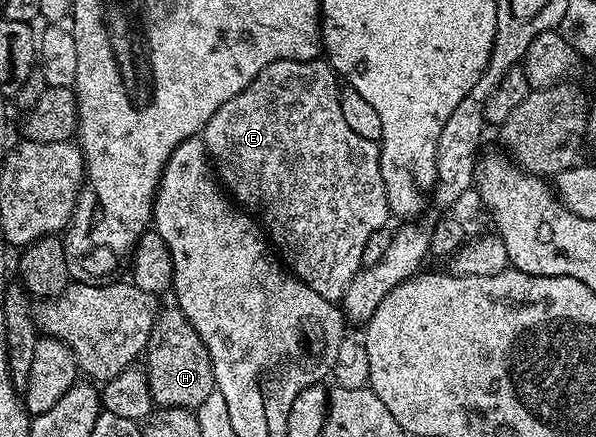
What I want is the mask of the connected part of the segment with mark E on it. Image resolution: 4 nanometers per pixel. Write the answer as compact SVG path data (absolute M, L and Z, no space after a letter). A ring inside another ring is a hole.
M280 60L268 64L244 92L232 96L228 104L224 104L208 120L205 130L200 135L206 144L206 152L210 155L210 161L220 179L221 185L232 195L233 201L239 207L245 208L260 223L267 239L272 243L273 249L280 255L281 261L292 271L294 277L302 279L312 292L324 296L324 300L337 303L342 294L348 288L352 276L362 266L364 256L364 244L368 244L368 236L372 232L383 229L386 221L391 221L390 205L386 195L384 176L380 176L380 146L372 140L364 140L364 136L356 136L348 123L344 121L344 115L340 113L340 79L335 74L329 62L315 60L313 62L301 62L300 60Z

